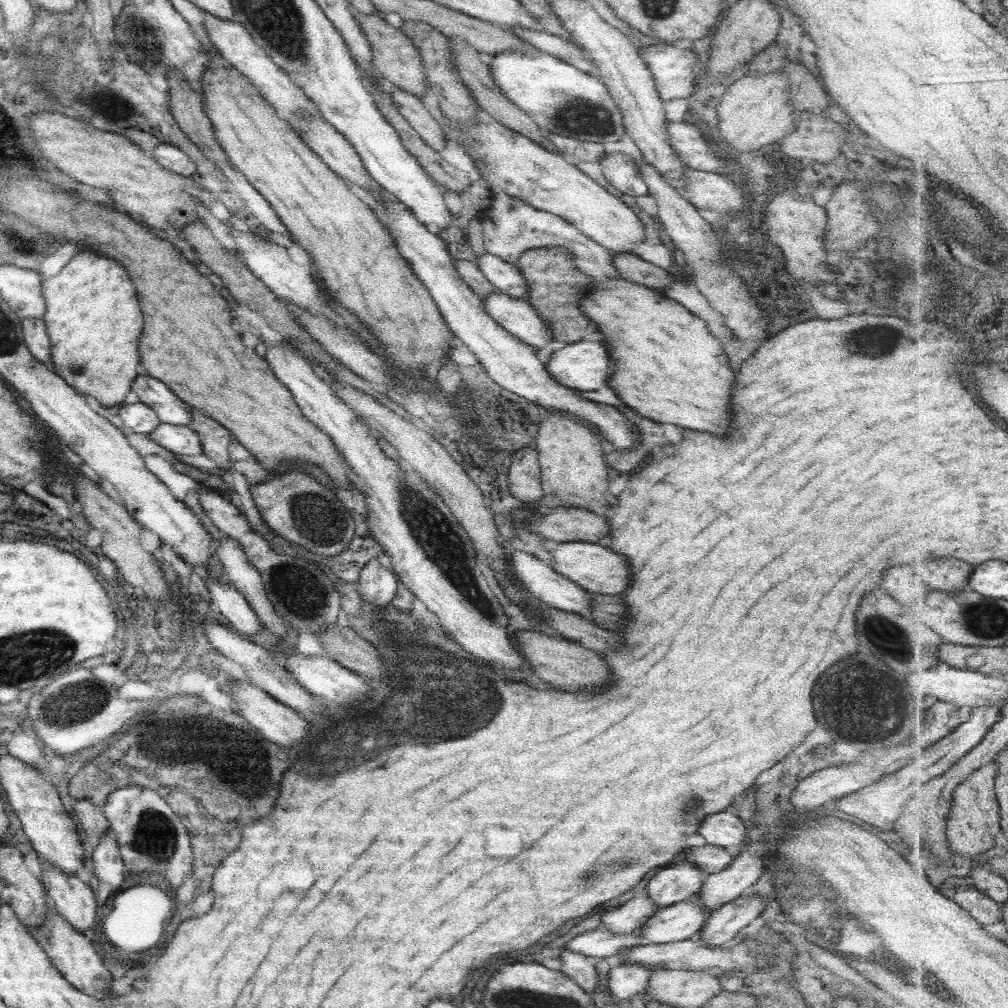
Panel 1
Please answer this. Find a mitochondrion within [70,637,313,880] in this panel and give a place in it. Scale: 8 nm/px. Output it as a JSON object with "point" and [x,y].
{"point":[155,838]}

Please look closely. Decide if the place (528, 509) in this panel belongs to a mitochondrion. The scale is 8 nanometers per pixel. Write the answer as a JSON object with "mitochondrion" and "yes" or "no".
{"mitochondrion":"no"}

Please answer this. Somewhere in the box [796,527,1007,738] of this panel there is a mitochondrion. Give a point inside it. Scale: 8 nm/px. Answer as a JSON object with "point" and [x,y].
{"point":[885,638]}

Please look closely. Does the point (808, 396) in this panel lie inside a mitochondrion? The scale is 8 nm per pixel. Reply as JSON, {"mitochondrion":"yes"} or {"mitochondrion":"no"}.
{"mitochondrion":"no"}

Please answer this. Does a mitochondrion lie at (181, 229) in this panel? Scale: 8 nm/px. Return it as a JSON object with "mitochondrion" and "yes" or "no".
{"mitochondrion":"no"}

